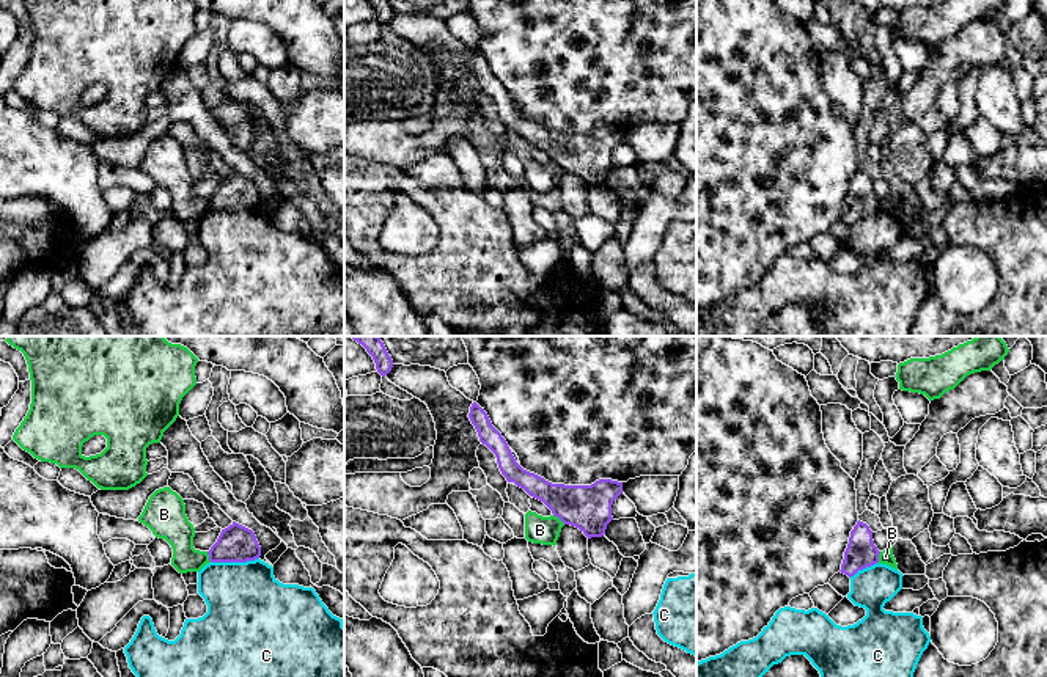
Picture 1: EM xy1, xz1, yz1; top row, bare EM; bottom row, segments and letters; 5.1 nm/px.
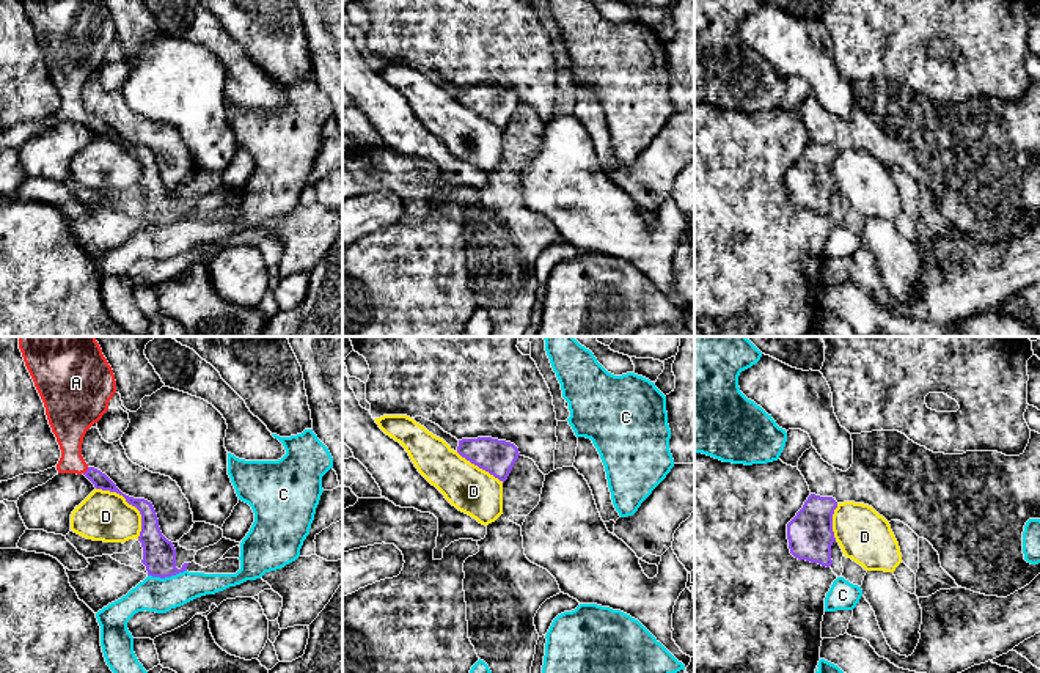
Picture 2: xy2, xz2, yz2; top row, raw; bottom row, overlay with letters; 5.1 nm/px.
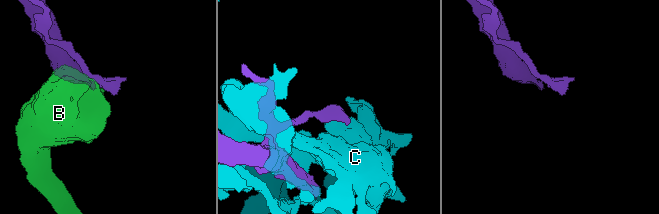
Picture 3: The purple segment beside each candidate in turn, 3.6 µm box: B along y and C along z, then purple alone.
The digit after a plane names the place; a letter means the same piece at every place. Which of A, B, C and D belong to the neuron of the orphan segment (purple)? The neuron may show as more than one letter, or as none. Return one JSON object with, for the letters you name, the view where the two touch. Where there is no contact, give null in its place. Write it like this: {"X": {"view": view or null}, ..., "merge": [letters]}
{"A": {"view": "xy2"}, "merge": ["A"]}

